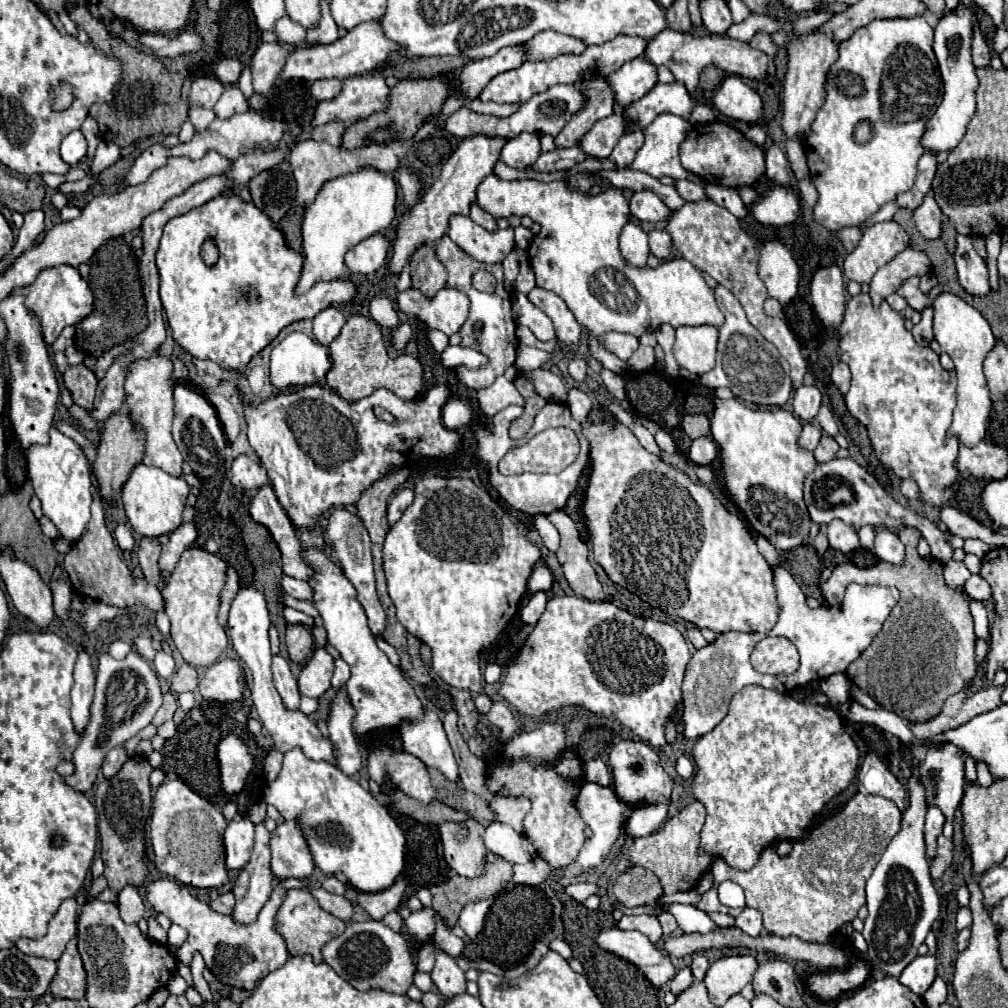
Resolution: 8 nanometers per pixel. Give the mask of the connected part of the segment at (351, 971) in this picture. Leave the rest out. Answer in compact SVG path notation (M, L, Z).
M372 920L348 924L340 936L322 946L322 958L356 990L382 988L386 992L406 994L406 990L412 986L412 976L416 970L406 940L386 924Z

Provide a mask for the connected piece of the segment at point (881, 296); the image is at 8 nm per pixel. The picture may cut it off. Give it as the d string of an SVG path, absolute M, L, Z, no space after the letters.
M906 248L892 262L884 264L870 282L870 298L874 308L878 308L890 294L894 294L904 280L912 276L924 276L930 272L930 262L924 252Z

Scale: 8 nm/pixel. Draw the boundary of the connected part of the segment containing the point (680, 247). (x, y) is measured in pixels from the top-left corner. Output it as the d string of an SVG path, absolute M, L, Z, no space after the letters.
M712 200L690 202L672 214L672 218L668 220L664 230L670 234L672 244L676 246L678 254L684 260L688 260L698 270L710 274L718 284L726 286L740 300L748 320L788 360L794 390L800 388L804 382L804 374L806 374L806 360L802 358L800 346L798 346L794 334L790 332L786 320L770 318L762 310L762 304L766 300L766 290L756 274L756 246L754 246L754 240L742 230L738 218L732 216L726 208L714 204Z

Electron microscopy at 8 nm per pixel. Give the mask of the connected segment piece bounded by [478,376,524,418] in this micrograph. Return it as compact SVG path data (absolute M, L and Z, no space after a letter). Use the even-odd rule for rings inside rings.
M500 376L492 386L478 390L478 404L480 404L480 410L490 418L510 404L524 406L524 398L518 394L516 386L510 380Z

